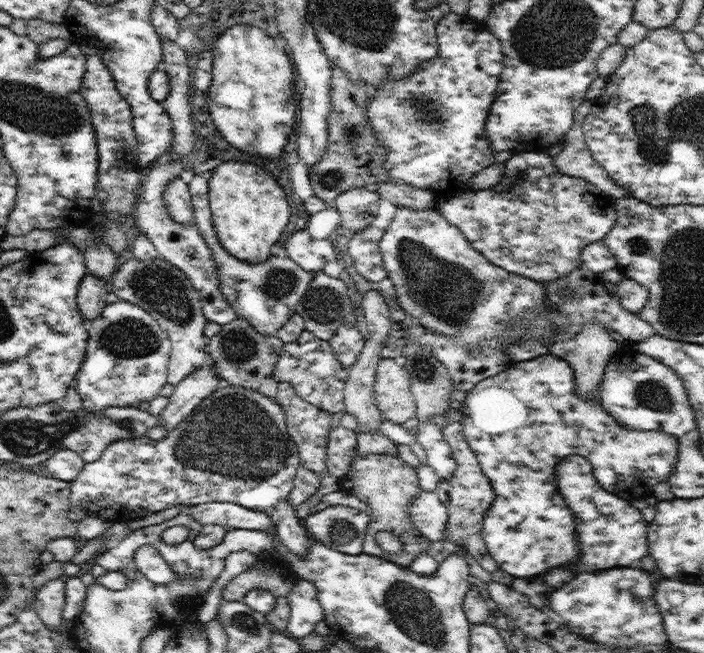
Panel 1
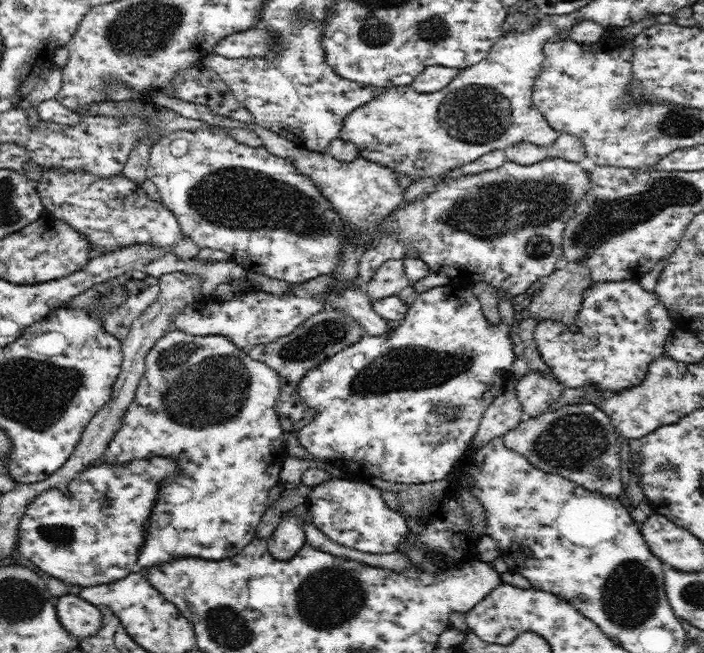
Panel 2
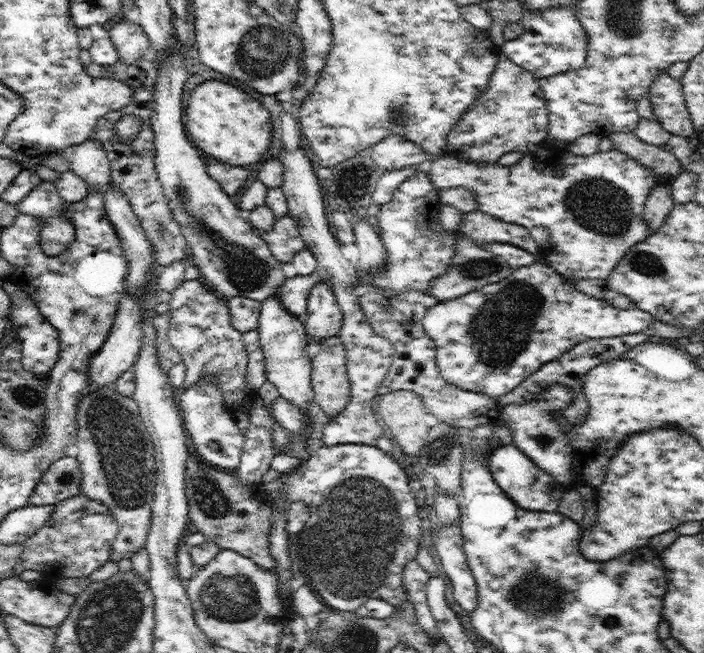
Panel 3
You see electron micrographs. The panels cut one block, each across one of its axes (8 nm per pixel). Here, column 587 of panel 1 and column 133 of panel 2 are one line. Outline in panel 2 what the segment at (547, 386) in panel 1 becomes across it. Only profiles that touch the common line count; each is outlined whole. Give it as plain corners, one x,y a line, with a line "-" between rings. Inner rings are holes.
177,329
166,332
150,349
145,359
145,373
137,386
134,402
130,404
128,410
124,413
122,426
115,432
102,456
104,461
114,464
125,463
134,459
152,458
154,455
169,458
178,464
179,471
168,478
168,480
164,479
161,482
159,491
157,492
157,501
154,503
148,522
146,523
146,536
144,536
144,546
140,548
140,554
138,554
138,564
144,566
144,568
150,568
150,564
156,566
156,564
162,564
162,562
172,560
174,556
176,558
180,558
180,556
200,556
200,558
208,558
208,560
210,558
212,560
230,558
230,556
238,554
246,544
250,544
257,537
256,528
258,522
260,522
260,518
262,518
264,512
269,508
266,506
268,492
270,492
273,486
279,485
279,474
282,470
283,462
288,456
287,451
282,446
282,434
284,430
282,430
275,411
275,404
281,391
279,374
263,362
250,358
246,350
238,348
225,336
194,336
182,333
182,331
-
166,524
172,524
176,530
180,530
178,532
178,538
180,538
178,540
178,548
176,548
176,554
172,554
172,556
168,556
168,552
164,552
162,546
160,546
160,542
158,542
158,532

